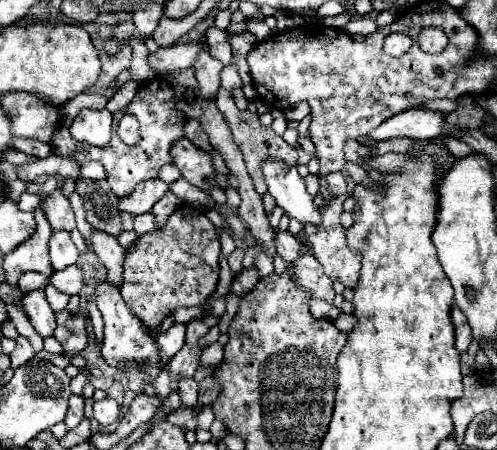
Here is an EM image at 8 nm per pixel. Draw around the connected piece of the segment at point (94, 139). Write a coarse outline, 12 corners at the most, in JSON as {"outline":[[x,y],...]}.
{"outline":[[83,109],[69,131],[75,141],[103,147],[113,115]]}

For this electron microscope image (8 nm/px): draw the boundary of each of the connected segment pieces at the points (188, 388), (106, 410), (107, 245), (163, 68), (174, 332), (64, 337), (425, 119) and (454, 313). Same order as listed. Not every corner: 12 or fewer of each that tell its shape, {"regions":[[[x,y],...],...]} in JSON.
{"regions":[[[183,377],[177,387],[183,405],[197,403],[199,385]],[[115,399],[95,401],[97,423],[103,427],[119,421]],[[93,231],[97,257],[107,267],[107,281],[119,287],[123,247],[115,237]],[[205,41],[177,43],[151,53],[157,75],[191,69]],[[185,323],[159,333],[157,343],[173,357],[185,343]],[[59,311],[53,335],[63,353],[87,345],[83,313]],[[407,109],[367,137],[433,139],[443,133],[443,111]],[[457,305],[451,309],[455,347],[463,353],[471,343],[471,327]]]}

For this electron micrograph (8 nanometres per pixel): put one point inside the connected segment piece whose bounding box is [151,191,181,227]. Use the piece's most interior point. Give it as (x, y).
(168, 203)

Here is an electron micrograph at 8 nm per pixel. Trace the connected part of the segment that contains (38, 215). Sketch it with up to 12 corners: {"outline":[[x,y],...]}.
{"outline":[[45,197],[33,211],[35,233],[5,255],[5,281],[37,271],[51,275],[47,245],[53,229],[45,217]]}

